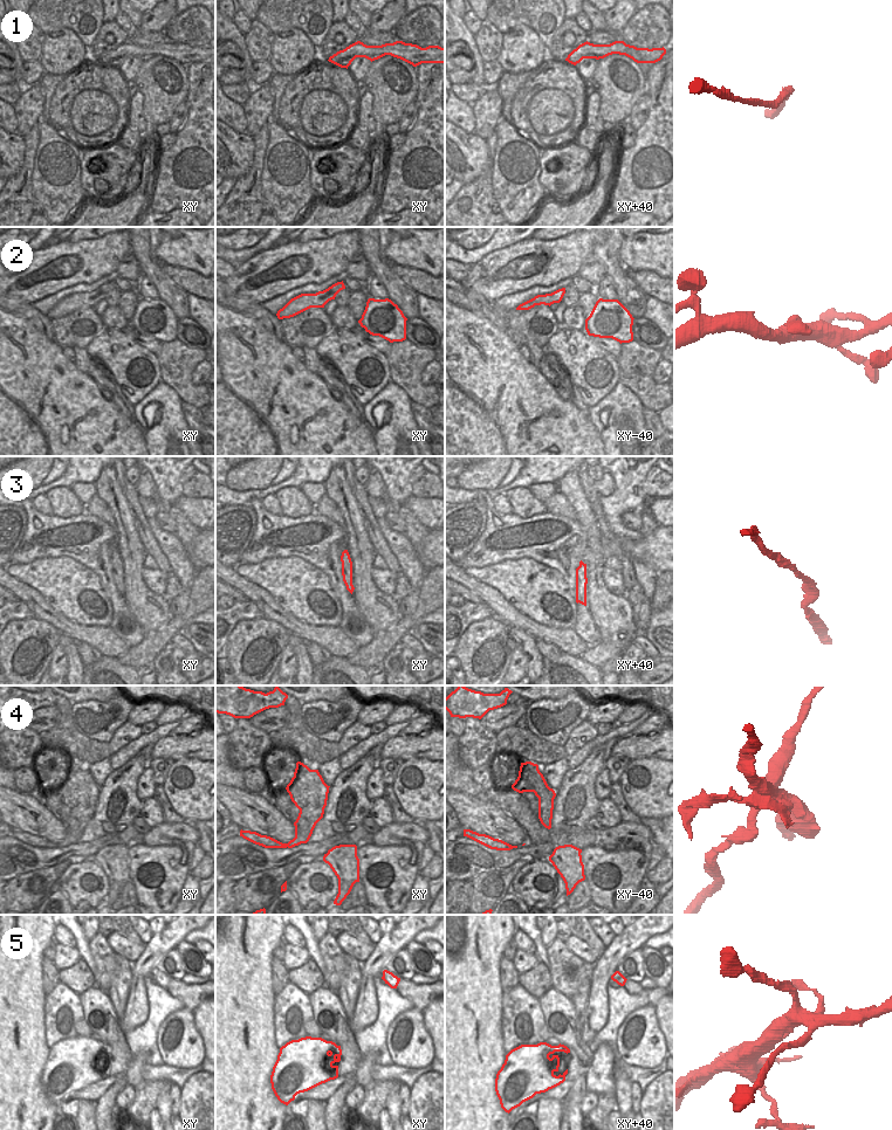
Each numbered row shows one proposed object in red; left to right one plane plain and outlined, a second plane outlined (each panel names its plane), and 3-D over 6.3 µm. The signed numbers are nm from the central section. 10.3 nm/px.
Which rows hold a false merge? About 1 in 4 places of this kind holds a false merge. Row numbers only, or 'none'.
4

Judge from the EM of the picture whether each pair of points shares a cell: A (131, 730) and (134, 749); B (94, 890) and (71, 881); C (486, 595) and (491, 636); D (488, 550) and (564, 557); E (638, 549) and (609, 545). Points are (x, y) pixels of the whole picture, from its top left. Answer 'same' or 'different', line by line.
A: different
B: same
C: different
D: same
E: same

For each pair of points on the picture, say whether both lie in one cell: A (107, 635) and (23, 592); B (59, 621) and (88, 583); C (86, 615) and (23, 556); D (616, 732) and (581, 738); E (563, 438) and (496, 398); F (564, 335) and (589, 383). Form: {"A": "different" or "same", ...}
{"A": "same", "B": "different", "C": "different", "D": "different", "E": "same", "F": "same"}

